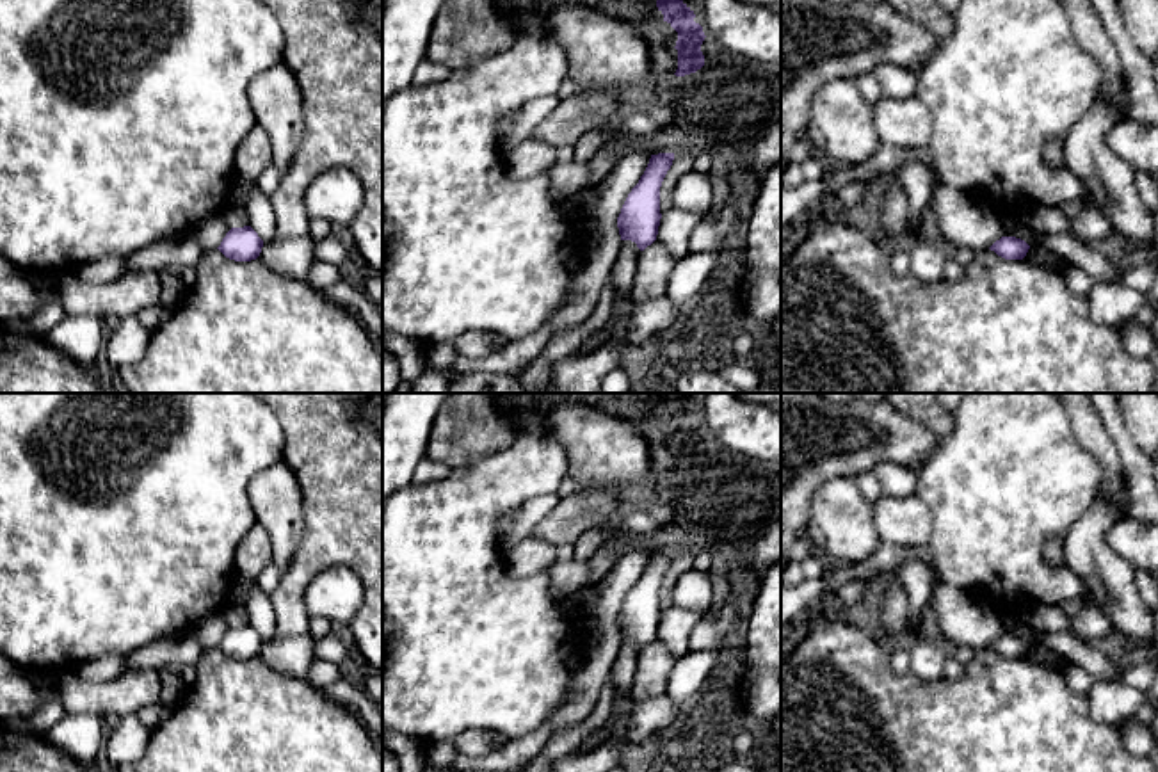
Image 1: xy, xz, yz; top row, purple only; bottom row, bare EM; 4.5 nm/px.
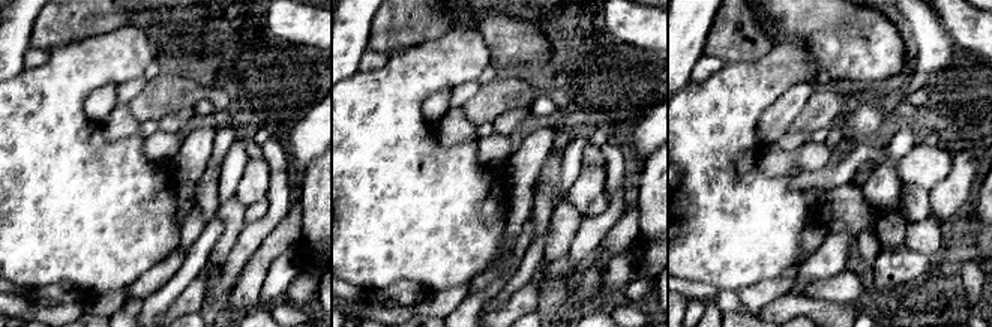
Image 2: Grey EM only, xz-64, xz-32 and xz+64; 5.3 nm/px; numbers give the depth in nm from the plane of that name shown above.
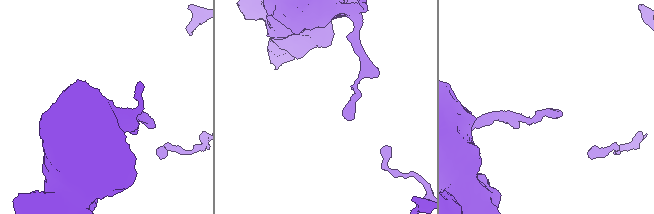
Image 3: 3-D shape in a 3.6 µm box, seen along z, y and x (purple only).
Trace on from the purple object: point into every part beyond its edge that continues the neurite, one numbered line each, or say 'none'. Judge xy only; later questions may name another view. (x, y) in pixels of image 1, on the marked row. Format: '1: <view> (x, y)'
none

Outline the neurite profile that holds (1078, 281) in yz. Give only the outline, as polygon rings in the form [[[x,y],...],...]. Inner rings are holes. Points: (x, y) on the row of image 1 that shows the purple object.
[[[1064,265],[1062,267],[1064,279],[1067,288],[1080,297],[1089,299],[1092,288],[1099,283],[1098,277],[1087,274],[1085,270],[1074,267],[1074,265]]]

